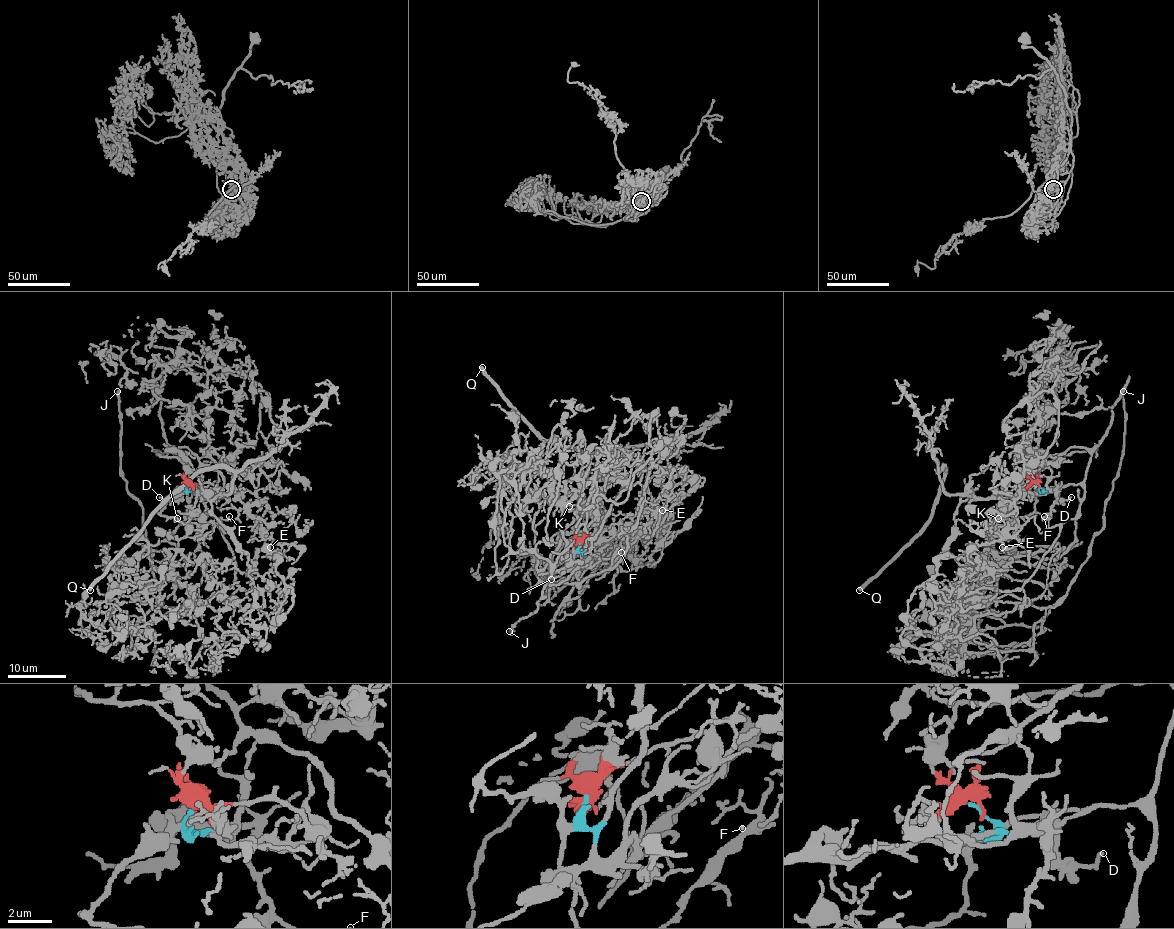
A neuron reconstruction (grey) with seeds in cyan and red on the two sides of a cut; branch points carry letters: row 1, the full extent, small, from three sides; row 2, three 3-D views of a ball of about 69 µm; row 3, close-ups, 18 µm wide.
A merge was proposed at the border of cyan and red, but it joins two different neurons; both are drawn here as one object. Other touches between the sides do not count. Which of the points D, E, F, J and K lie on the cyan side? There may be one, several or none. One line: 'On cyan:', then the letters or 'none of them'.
On cyan: D, F

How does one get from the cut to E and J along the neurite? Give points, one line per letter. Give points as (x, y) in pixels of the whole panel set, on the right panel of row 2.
E: (1038, 484), (1022, 482), (1024, 488), (1003, 513), (1021, 526), (1015, 535), (1018, 544), (1002, 547)
J: (1038, 484), (1071, 447), (1091, 455), (1075, 539), (1017, 604), (1038, 608), (1103, 526), (1123, 390)

